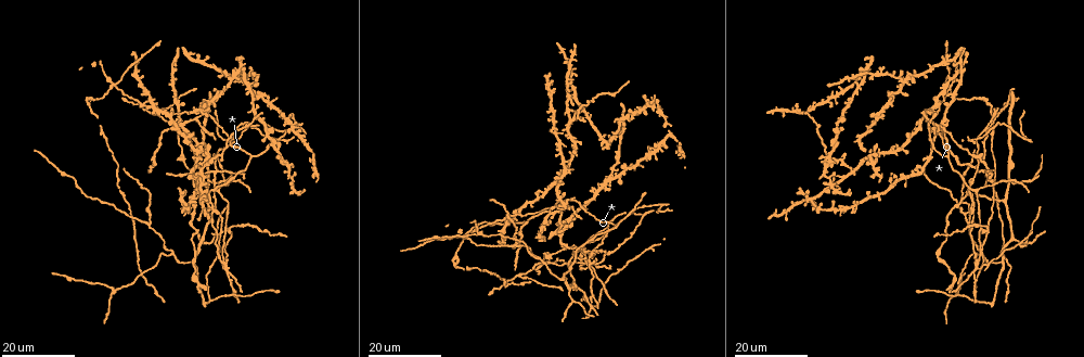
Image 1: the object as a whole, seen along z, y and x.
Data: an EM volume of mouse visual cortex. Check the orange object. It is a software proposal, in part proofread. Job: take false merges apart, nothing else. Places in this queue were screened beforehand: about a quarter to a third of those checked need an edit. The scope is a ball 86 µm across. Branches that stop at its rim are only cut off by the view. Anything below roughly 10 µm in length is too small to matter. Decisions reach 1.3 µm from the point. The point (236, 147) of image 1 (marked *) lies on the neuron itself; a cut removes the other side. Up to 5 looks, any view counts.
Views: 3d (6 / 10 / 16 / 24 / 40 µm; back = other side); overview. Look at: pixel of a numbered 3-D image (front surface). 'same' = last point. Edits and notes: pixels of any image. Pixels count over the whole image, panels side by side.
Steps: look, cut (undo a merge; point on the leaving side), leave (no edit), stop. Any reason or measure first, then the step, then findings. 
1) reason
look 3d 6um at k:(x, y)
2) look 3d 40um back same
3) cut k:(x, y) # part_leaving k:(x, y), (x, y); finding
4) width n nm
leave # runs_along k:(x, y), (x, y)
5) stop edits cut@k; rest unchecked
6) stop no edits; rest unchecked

four-way junction
look 3d 24um at 1:(216, 172)

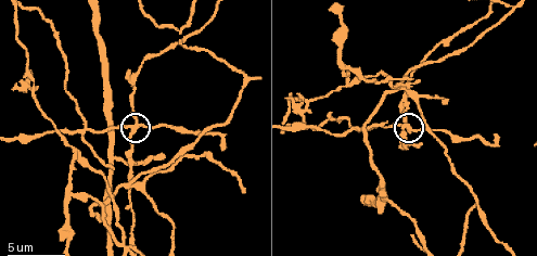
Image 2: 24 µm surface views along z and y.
look 3d 6um at 2:(139, 125)

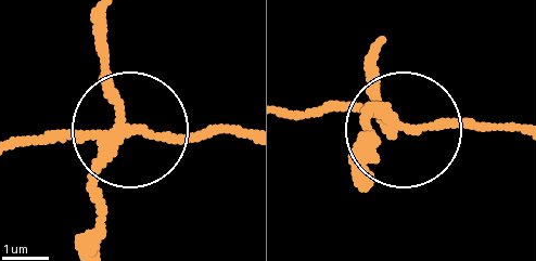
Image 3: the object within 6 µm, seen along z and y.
arms 4
cut 3:(40, 143) # part_leaving 3:(103, 133), (14, 145); a second neuron is stuck on

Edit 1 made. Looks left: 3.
look overview

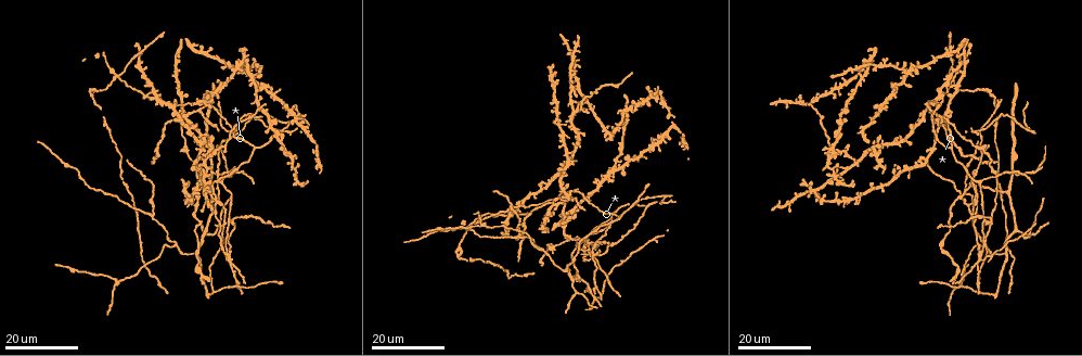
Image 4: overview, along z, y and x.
small branch off a trunk
look 3d 24um at 4:(977, 258)

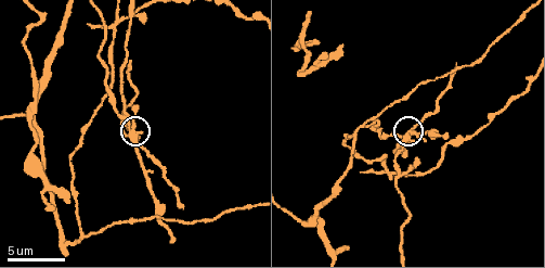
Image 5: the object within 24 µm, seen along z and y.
look 3d 10um at 5:(131, 127)

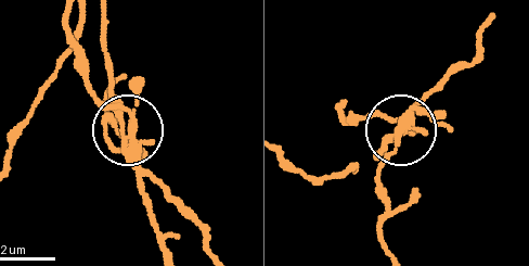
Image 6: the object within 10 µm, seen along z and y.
width 220 nm
cut 6:(151, 179) # part_leaving 6:(134, 151), (132, 125), (90, 83), (65, 13); two neurons meet here

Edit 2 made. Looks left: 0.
stop edits cut@3, cut@6; rest unchecked

